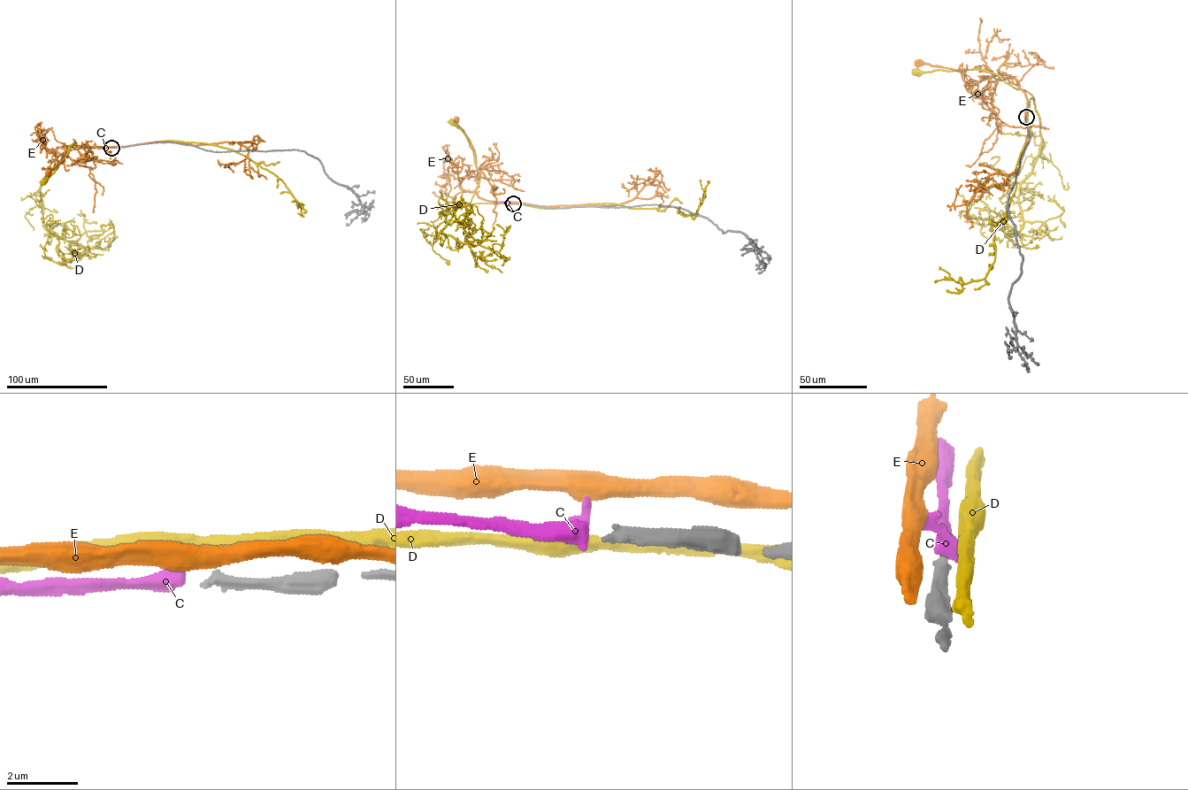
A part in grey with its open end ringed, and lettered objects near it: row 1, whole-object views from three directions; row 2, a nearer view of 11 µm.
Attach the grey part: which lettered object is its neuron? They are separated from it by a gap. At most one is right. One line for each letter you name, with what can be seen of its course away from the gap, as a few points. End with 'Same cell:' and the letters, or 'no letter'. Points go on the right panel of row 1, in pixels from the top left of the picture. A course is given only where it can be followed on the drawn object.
C: via (1026, 117), (1027, 106)
Same cell: C

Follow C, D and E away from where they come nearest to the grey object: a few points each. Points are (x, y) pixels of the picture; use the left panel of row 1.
C: (111, 148), (93, 148)
D: (111, 147), (67, 150), (76, 145), (72, 143), (54, 172), (43, 182)
E: (111, 147), (72, 145), (74, 142), (63, 159), (48, 172)

